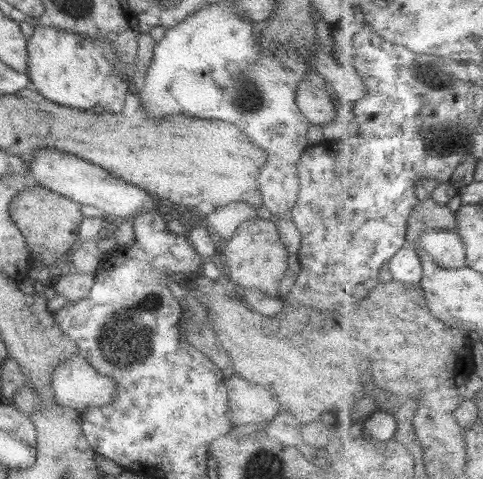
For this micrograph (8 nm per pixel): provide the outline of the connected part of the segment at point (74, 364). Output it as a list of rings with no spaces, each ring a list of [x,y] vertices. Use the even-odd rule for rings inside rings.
[[[79,354],[69,355],[54,368],[50,378],[57,404],[79,412],[107,405],[117,391],[110,377],[97,374]]]

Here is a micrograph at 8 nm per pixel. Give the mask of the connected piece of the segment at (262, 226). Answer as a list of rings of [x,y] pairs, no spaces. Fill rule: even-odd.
[[[255,217],[245,220],[227,241],[219,244],[223,255],[227,257],[225,263],[229,267],[229,281],[234,284],[237,293],[245,289],[255,289],[270,298],[278,298],[277,285],[283,279],[288,266],[288,253],[280,242],[277,227],[272,219]]]

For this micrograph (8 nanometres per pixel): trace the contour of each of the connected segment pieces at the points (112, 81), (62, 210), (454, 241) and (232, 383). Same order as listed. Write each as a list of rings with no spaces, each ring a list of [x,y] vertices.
[[[37,25],[27,39],[25,73],[41,98],[55,104],[90,110],[101,106],[104,112],[121,111],[127,90],[127,80],[121,77],[119,63],[111,43],[90,40],[50,26]]]
[[[35,184],[13,196],[9,201],[8,215],[23,236],[32,261],[52,269],[78,240],[78,228],[82,221],[79,208],[77,202]]]
[[[428,229],[414,243],[415,250],[422,249],[441,268],[464,268],[467,250],[463,240],[455,231]]]
[[[237,375],[225,379],[224,386],[233,427],[239,424],[260,427],[281,410],[280,403],[269,390],[246,382]]]

